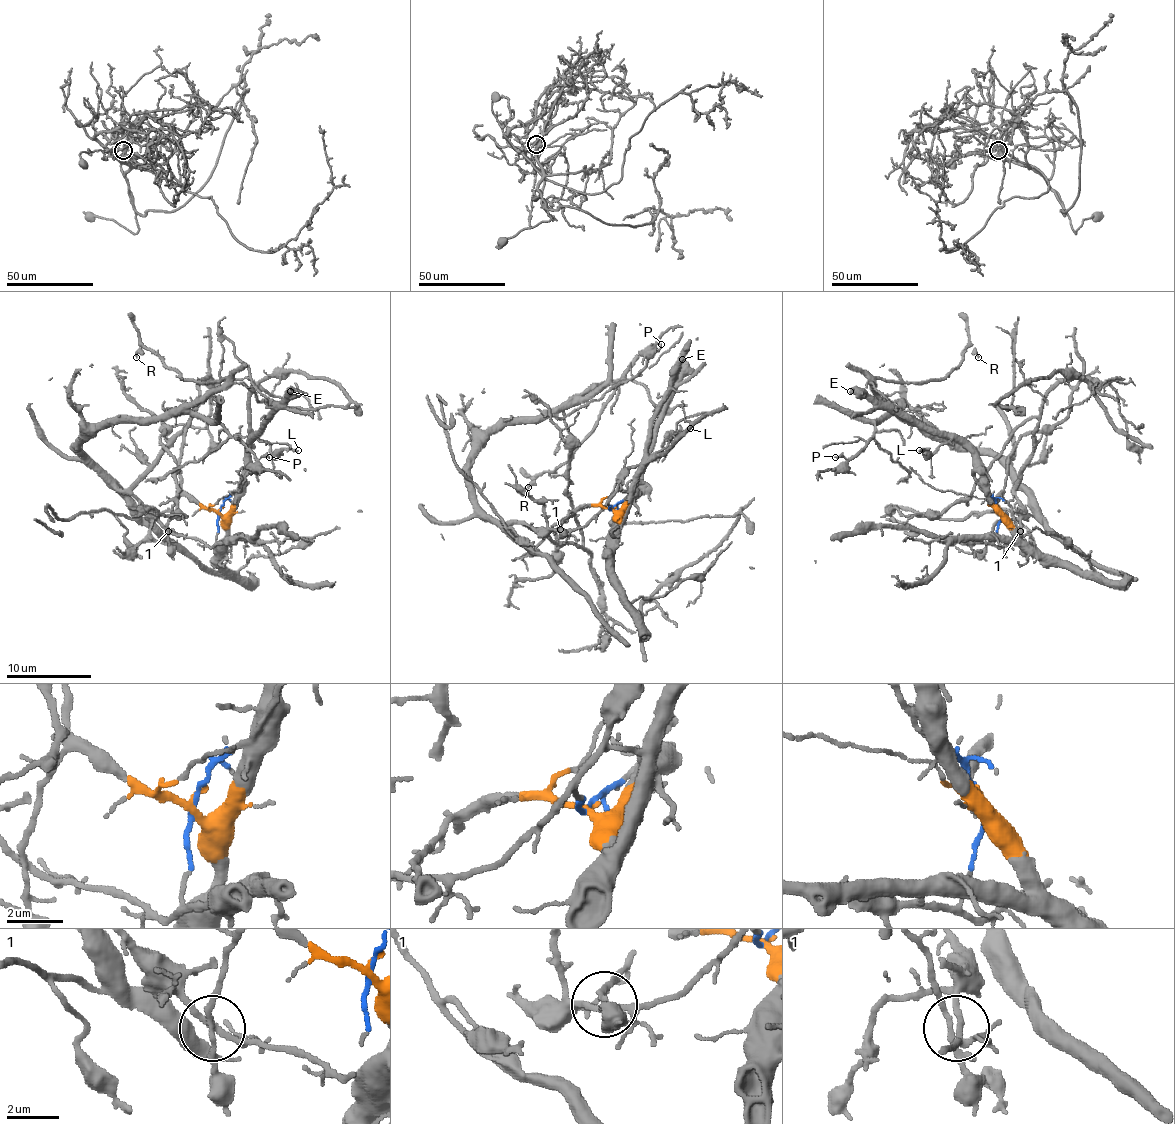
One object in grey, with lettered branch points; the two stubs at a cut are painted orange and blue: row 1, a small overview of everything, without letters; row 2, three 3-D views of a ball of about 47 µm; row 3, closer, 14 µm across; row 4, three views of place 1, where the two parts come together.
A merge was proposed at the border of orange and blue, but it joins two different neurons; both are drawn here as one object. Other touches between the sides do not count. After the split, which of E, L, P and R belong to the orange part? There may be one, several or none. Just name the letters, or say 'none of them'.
E, L

